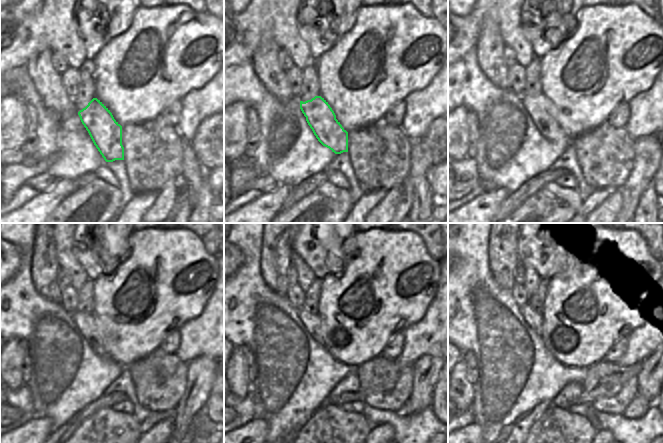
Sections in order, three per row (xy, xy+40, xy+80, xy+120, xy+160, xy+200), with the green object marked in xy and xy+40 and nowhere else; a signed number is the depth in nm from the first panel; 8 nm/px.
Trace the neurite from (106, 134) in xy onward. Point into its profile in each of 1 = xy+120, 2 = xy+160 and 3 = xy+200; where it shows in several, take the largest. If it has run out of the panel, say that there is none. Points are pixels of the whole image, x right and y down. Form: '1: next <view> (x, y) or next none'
1: next xy+120 (89, 326)
2: next xy+160 (312, 323)
3: next xy+200 (534, 319)

